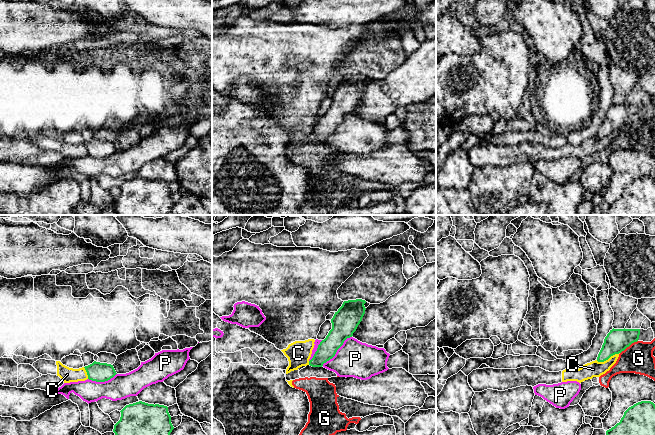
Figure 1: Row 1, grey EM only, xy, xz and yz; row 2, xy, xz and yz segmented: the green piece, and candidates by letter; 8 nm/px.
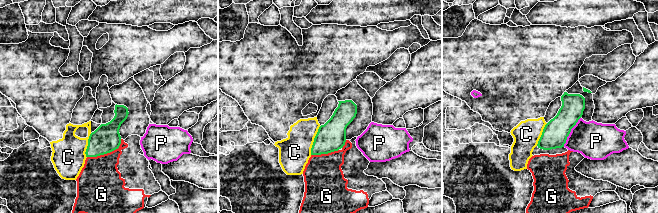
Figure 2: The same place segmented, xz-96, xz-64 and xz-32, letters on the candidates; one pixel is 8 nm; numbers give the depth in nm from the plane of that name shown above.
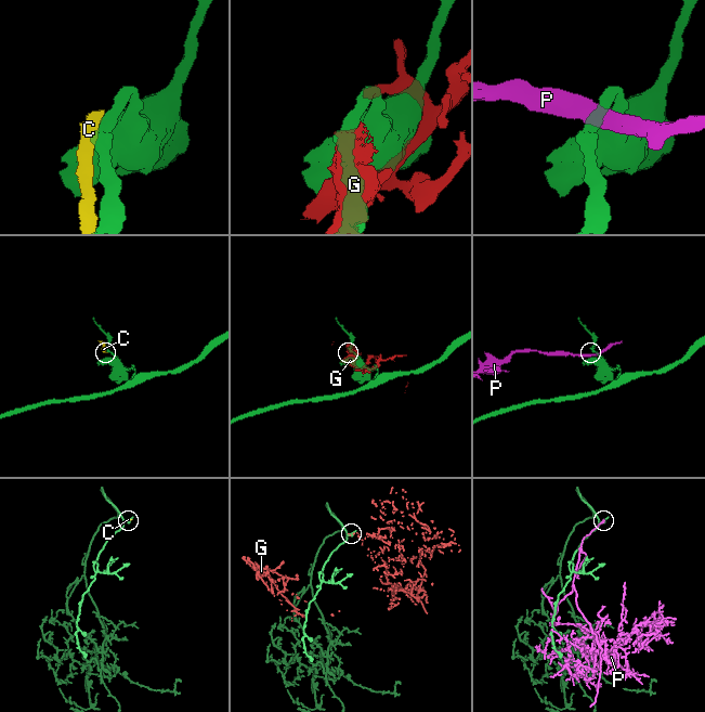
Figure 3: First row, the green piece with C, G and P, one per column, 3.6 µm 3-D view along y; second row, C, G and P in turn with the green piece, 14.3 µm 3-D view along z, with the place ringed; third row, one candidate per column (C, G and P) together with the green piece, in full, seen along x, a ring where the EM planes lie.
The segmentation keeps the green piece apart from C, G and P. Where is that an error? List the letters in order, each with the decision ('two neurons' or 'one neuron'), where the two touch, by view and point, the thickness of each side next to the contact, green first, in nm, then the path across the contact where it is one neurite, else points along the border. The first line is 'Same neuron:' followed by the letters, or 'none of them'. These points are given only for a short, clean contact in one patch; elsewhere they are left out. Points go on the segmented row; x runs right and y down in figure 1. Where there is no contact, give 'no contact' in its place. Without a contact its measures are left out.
Same neuron: none of them
C: two neurons; meets green in yz at (607, 359); 190 nm thick on the green side, 130 nm on the other; border along yz (619, 352), (603, 361), (596, 360)
G: two neurons; meets green in yz at (628, 346); 190 nm thick on the green side, 240 nm on the other
P: two neurons; meets green in xz at (336, 351); 200 nm thick on the green side, 280 nm on the other; border along xz (351, 336), (322, 365)

